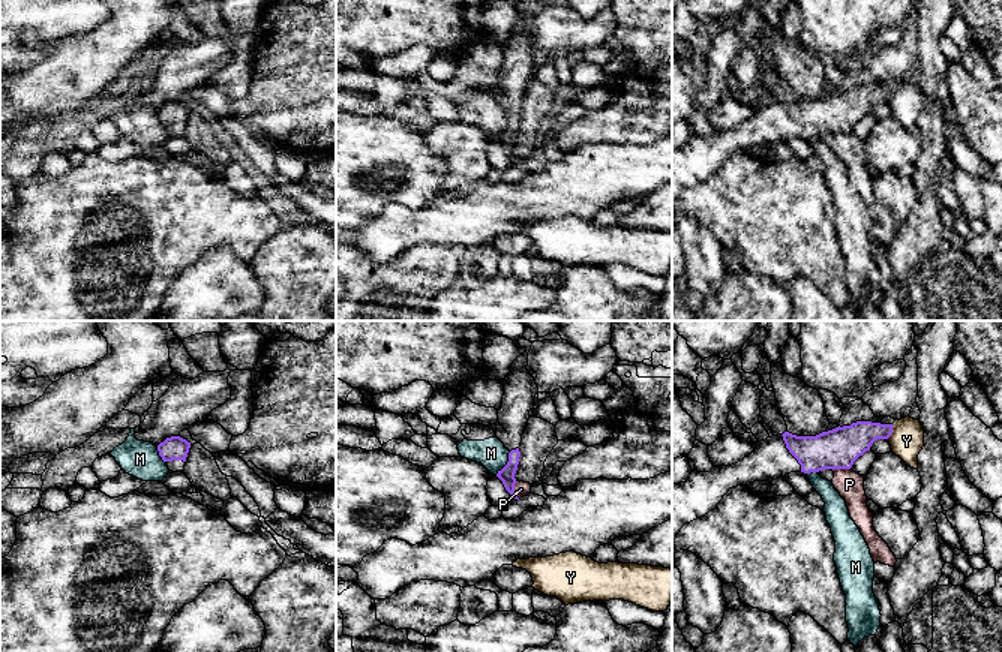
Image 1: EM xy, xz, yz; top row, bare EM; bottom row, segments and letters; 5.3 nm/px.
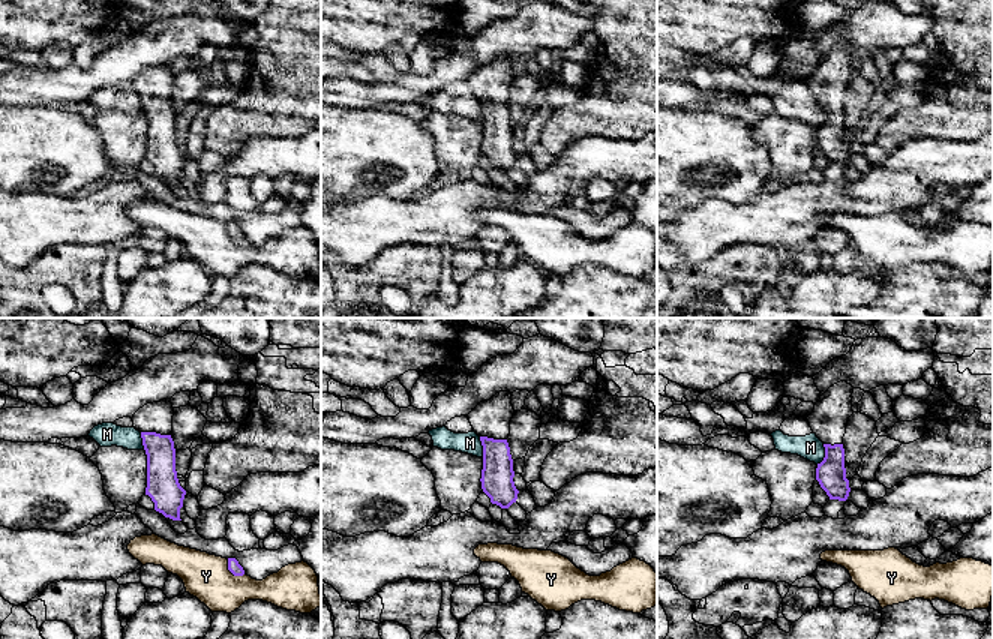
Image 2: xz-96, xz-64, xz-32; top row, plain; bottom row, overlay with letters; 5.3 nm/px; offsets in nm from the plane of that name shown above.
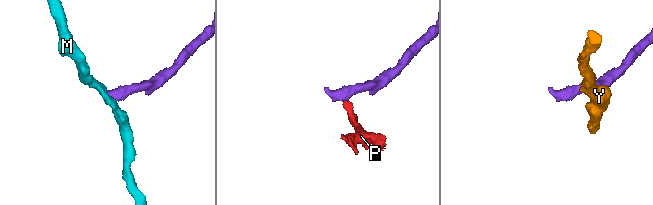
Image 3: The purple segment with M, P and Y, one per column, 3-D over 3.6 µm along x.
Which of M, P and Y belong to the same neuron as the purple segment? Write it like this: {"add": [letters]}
{"add": []}

